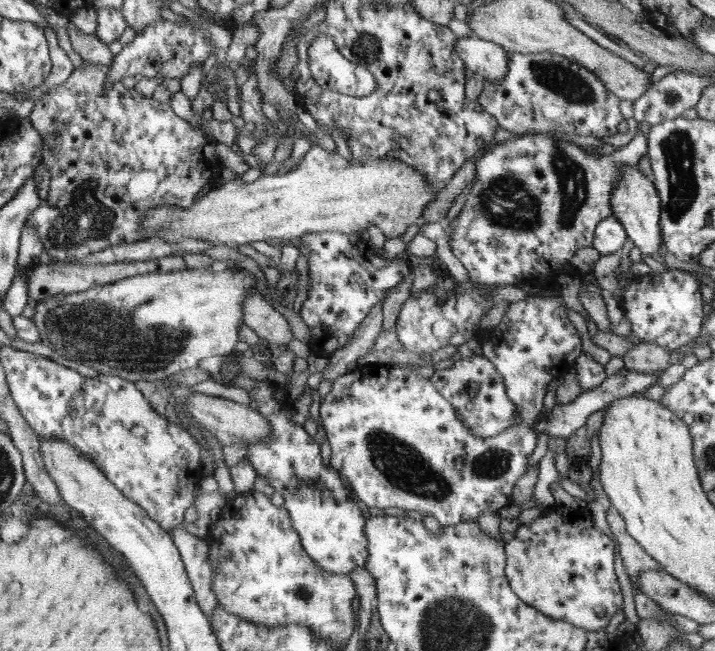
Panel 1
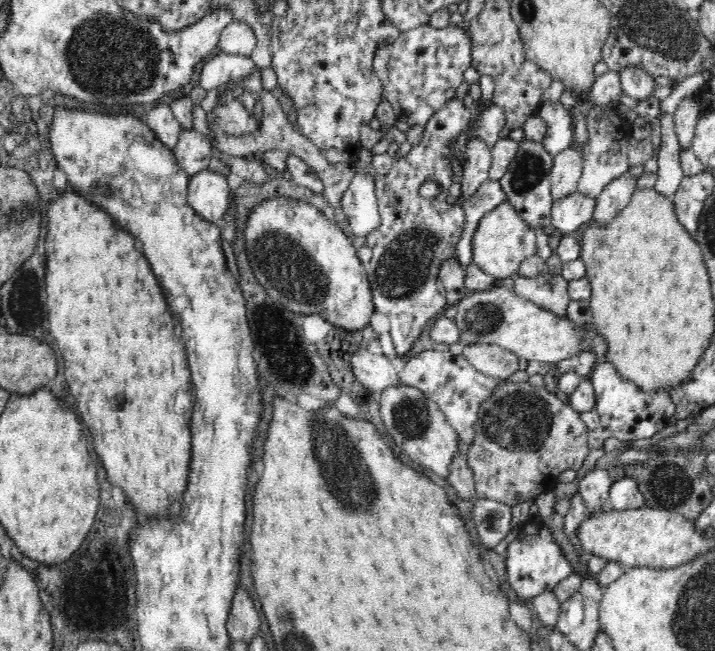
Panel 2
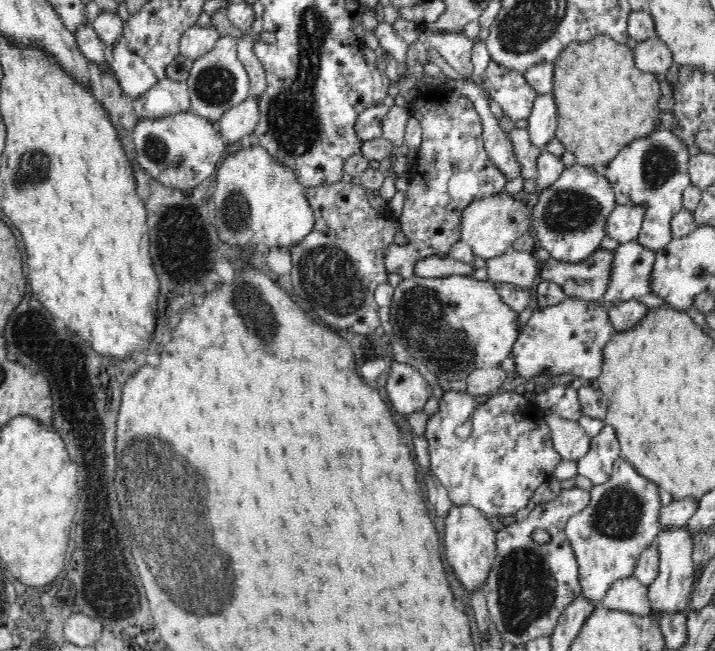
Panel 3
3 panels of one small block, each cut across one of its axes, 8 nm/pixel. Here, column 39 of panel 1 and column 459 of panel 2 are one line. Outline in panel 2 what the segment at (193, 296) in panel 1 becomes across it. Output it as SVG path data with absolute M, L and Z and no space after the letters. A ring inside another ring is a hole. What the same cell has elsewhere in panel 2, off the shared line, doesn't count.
M499 284L491 289L470 292L454 306L456 314L452 318L452 322L458 326L459 343L464 347L473 343L488 343L504 347L516 355L518 359L524 358L527 361L538 361L539 363L548 364L572 359L576 353L581 351L590 351L597 354L598 362L604 361L607 356L607 340L594 329L593 324L588 326L586 323L576 323L568 317L556 315L554 311L542 310L536 303L523 299L514 291L510 291Z

